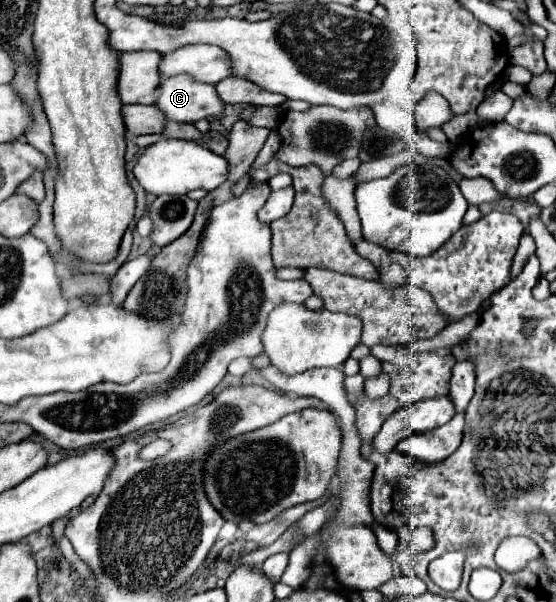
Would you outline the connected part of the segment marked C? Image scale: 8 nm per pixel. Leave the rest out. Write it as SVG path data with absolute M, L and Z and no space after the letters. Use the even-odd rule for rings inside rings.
M187 74L161 80L155 90L155 106L165 116L179 124L191 124L201 118L219 116L225 104L217 98L215 86L193 82Z

